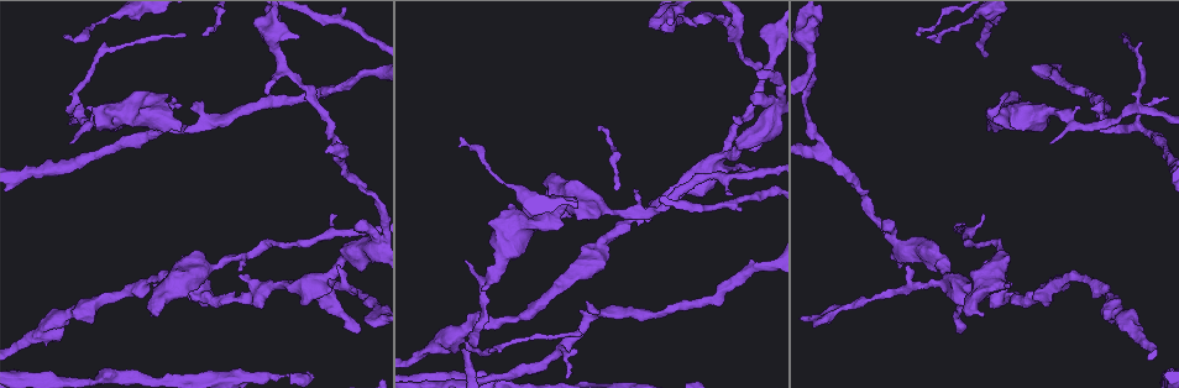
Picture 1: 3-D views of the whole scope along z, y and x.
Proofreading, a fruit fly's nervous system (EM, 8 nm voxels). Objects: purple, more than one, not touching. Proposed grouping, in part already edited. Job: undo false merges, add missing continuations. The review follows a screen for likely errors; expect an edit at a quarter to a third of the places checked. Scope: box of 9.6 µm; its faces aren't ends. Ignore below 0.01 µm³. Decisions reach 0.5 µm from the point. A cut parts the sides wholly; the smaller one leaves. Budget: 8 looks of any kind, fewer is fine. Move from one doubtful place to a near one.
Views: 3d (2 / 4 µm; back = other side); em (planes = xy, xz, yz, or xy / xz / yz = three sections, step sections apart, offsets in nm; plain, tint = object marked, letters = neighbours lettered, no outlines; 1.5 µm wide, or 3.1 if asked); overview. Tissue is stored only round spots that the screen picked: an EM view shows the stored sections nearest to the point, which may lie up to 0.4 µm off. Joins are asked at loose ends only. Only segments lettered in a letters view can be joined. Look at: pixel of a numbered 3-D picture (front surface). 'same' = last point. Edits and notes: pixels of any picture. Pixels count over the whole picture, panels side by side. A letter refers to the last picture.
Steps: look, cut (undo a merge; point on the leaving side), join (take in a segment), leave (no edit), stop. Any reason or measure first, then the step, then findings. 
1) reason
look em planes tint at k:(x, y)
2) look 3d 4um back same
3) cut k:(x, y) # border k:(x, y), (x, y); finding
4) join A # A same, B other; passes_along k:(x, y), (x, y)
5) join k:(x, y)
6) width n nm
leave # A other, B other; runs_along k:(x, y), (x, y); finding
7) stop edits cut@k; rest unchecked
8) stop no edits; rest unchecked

stops while still wide
look em planes letters at 1:(984, 313)

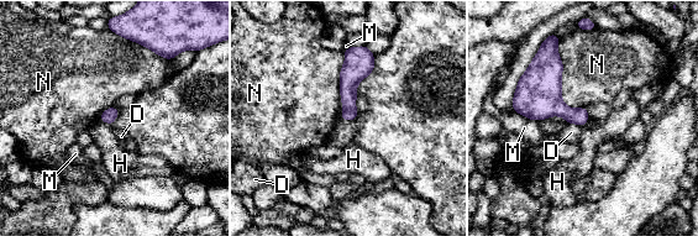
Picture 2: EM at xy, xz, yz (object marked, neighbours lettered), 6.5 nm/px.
leave # D other, H other, M other, N other; border 2:(560, 38), (562, 100), (584, 108); none of them fits

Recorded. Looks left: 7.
calibre changes
look 3d 2um at 1:(619, 214)

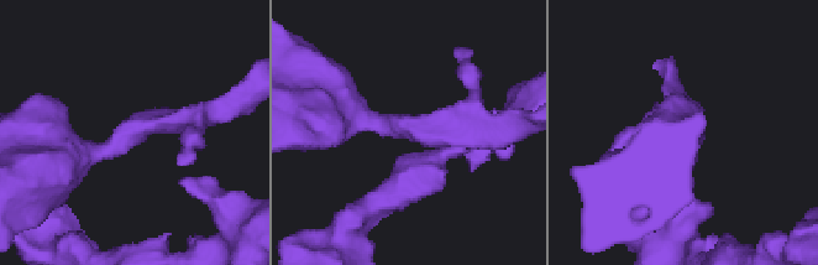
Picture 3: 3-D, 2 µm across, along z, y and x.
shape alone is not enough
look em yz step 4 tint at 3:(404, 126)

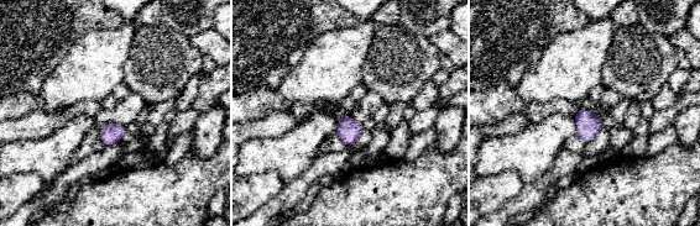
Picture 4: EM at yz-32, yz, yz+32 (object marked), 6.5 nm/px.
look em planes letters same

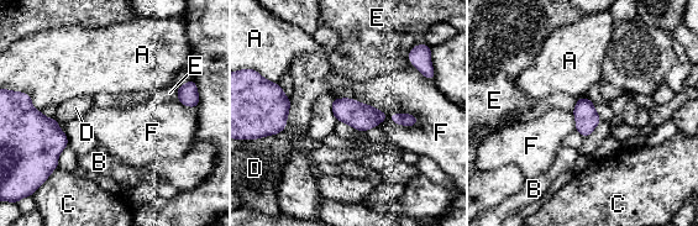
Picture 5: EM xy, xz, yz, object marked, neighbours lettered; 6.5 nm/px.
width 150 nm
leave # A other, B other, C other, D other, E other, F other; border 5:(389, 115), (412, 114), (418, 122); continuous, no second neuron

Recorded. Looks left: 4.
a fork
look 3d 4um at 1:(79, 107)

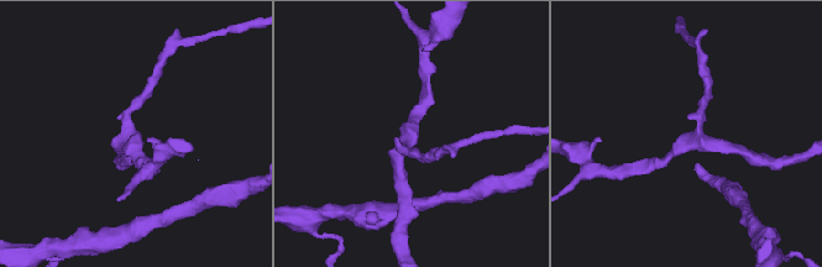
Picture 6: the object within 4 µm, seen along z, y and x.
arms 3; need the tissue
look em planes plain at 6:(681, 142)

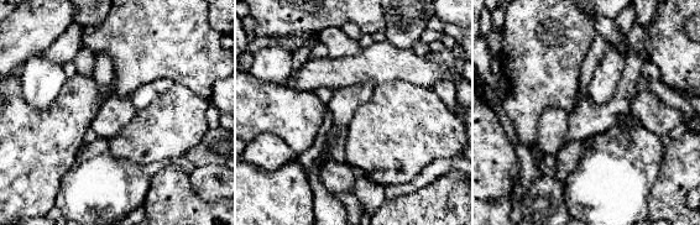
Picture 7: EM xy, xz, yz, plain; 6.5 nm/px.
what lies round it
look em planes letters same

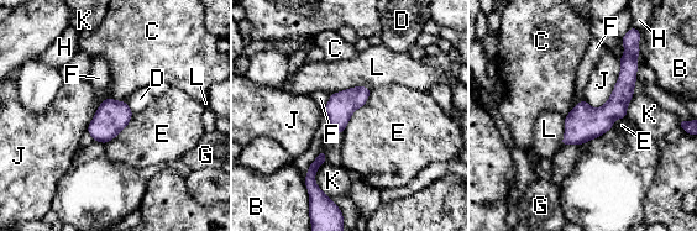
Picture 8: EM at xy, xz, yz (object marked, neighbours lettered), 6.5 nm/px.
leave # B other, C other, D other, E other, F other, G other, H other, J other, K other, L other; runs_along 8:(632, 56), (620, 98), (565, 141); one neuron here

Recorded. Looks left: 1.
stop no edits; rest unchecked

